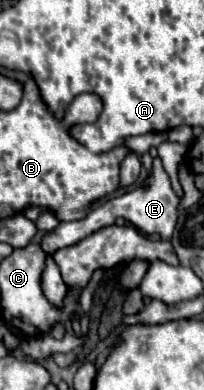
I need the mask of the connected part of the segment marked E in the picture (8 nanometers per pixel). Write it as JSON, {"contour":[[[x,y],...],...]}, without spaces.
{"contour":[[[156,158],[156,160],[154,160],[152,176],[146,178],[144,186],[108,198],[106,202],[102,202],[100,206],[96,206],[94,210],[90,210],[88,216],[82,218],[82,220],[60,222],[60,226],[58,226],[52,234],[46,234],[46,236],[42,238],[42,248],[50,254],[50,252],[54,252],[54,250],[58,250],[58,248],[76,244],[76,242],[80,242],[82,238],[90,236],[92,232],[96,232],[96,230],[100,230],[100,228],[104,228],[104,226],[108,226],[108,224],[114,224],[114,220],[116,220],[118,216],[122,216],[122,218],[126,218],[128,222],[132,222],[132,224],[134,224],[140,232],[144,232],[144,234],[160,234],[162,240],[170,240],[170,236],[172,236],[172,232],[174,232],[174,226],[176,226],[178,202],[180,202],[180,198],[174,194],[174,190],[172,190],[172,186],[170,186],[168,174],[162,170],[160,158]]]}

